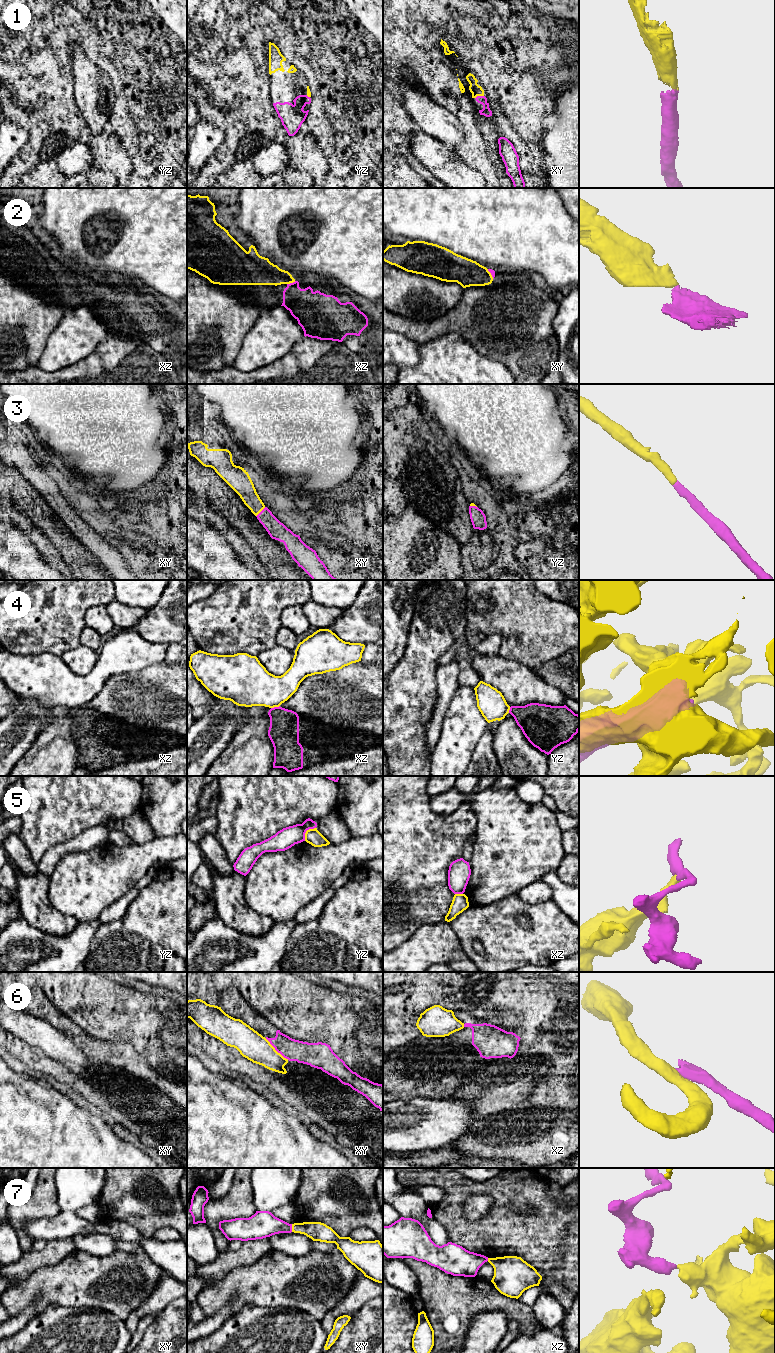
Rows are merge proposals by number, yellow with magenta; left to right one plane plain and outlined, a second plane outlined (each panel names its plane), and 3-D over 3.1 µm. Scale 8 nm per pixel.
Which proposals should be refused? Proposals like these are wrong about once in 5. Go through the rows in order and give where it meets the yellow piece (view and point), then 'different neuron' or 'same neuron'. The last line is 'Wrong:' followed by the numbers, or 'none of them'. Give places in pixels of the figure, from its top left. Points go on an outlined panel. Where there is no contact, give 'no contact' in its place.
1: xy (479, 95) | same neuron
2: xz (291, 282) | same neuron
3: xy (260, 511) | same neuron
4: xz (275, 706) | different neuron
5: yz (306, 831) | different neuron
6: xy (275, 1050) | different neuron
7: xy (292, 1228) | same neuron
Wrong: 4, 5, 6

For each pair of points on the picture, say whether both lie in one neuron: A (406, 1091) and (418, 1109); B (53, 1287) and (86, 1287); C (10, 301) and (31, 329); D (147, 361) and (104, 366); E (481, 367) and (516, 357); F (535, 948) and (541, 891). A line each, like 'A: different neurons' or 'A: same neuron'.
A: different neurons
B: same neuron
C: same neuron
D: same neuron
E: different neurons
F: different neurons

